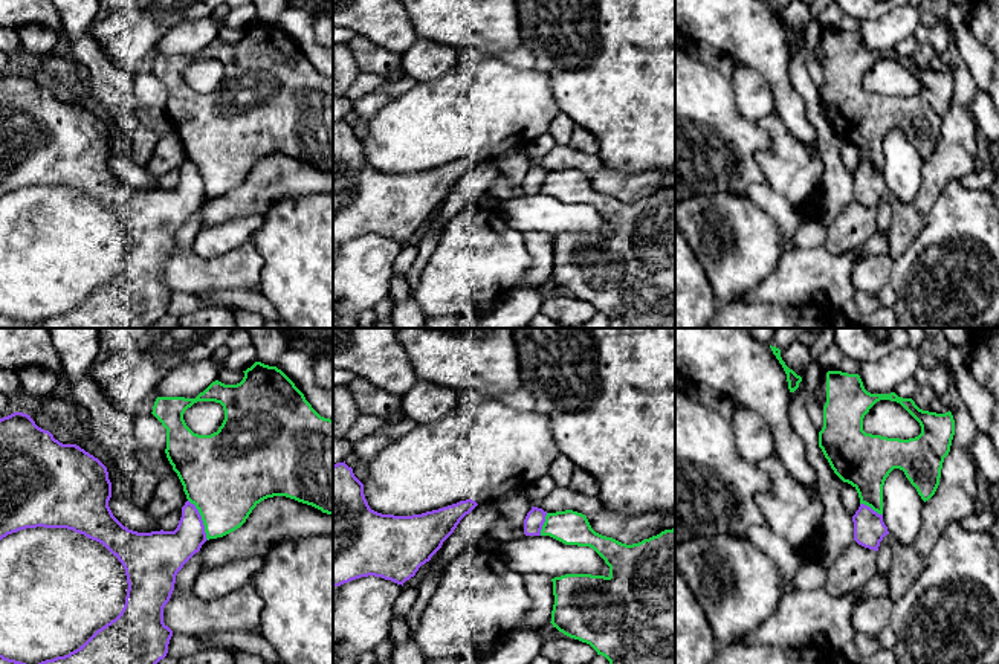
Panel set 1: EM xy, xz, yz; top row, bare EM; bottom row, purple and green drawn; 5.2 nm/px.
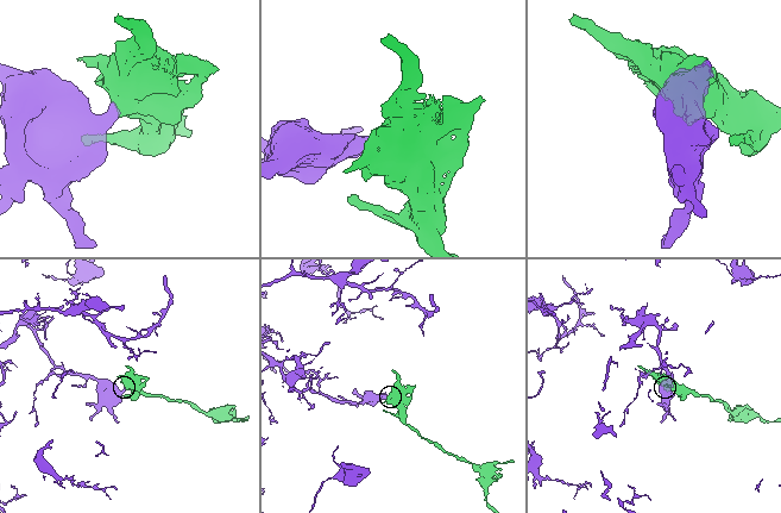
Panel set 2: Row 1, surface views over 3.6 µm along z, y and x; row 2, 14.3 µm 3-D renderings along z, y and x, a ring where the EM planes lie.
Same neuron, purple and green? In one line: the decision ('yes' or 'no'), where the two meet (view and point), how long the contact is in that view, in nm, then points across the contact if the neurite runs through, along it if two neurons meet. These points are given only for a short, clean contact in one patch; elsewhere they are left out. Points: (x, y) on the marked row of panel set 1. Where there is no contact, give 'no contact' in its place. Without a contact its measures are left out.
no | xy (200, 519) | 240 nm | along xy (188, 499), (197, 510), (208, 539)

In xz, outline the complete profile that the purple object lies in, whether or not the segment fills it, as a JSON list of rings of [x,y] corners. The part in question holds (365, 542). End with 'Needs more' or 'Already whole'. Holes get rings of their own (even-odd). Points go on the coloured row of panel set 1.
[[[335,464],[333,586],[368,575],[403,586],[477,505],[466,499],[422,514],[382,514],[370,508],[353,469]]]. Already whole

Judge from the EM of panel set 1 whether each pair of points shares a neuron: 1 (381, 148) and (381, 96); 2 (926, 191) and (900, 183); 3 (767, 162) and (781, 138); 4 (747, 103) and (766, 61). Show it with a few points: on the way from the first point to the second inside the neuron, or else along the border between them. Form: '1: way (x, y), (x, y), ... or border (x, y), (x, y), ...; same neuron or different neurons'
1: border (411, 89), (391, 99), (368, 122); different neurons
2: border (924, 161), (920, 191), (911, 200), (895, 200); different neurons
3: way (773, 159), (781, 151), (781, 144); same neuron
4: border (744, 64), (755, 69), (766, 80), (776, 106); different neurons

